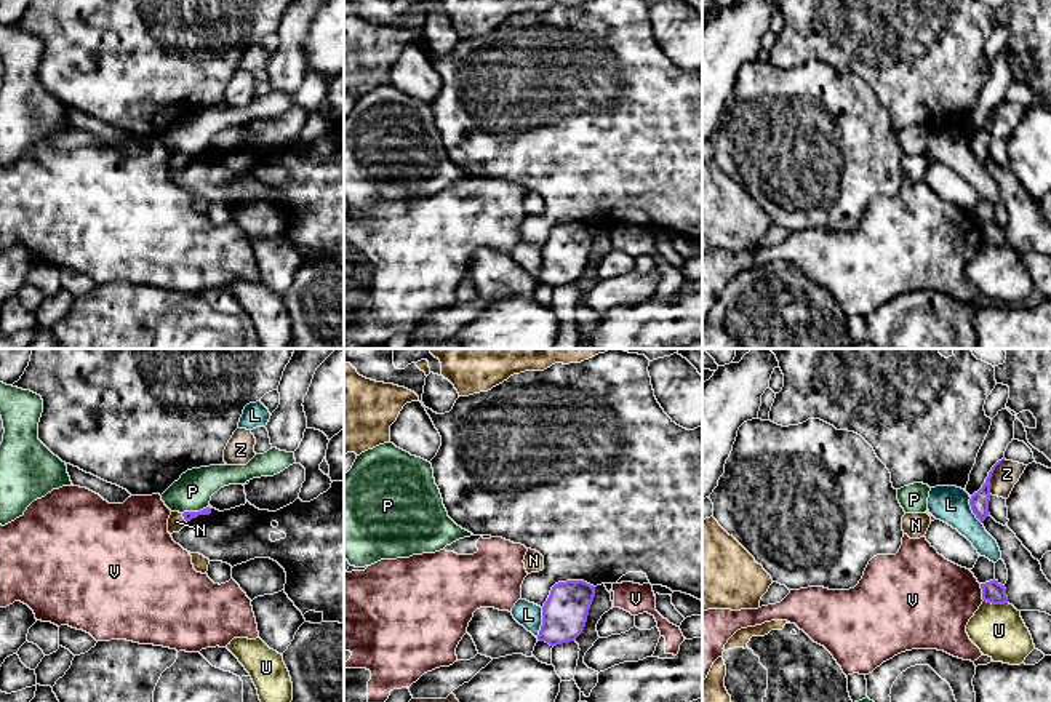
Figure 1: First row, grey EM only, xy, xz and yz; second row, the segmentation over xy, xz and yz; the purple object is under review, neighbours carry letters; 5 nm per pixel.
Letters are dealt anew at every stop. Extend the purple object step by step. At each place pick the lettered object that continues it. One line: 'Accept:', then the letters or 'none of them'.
Accept: N

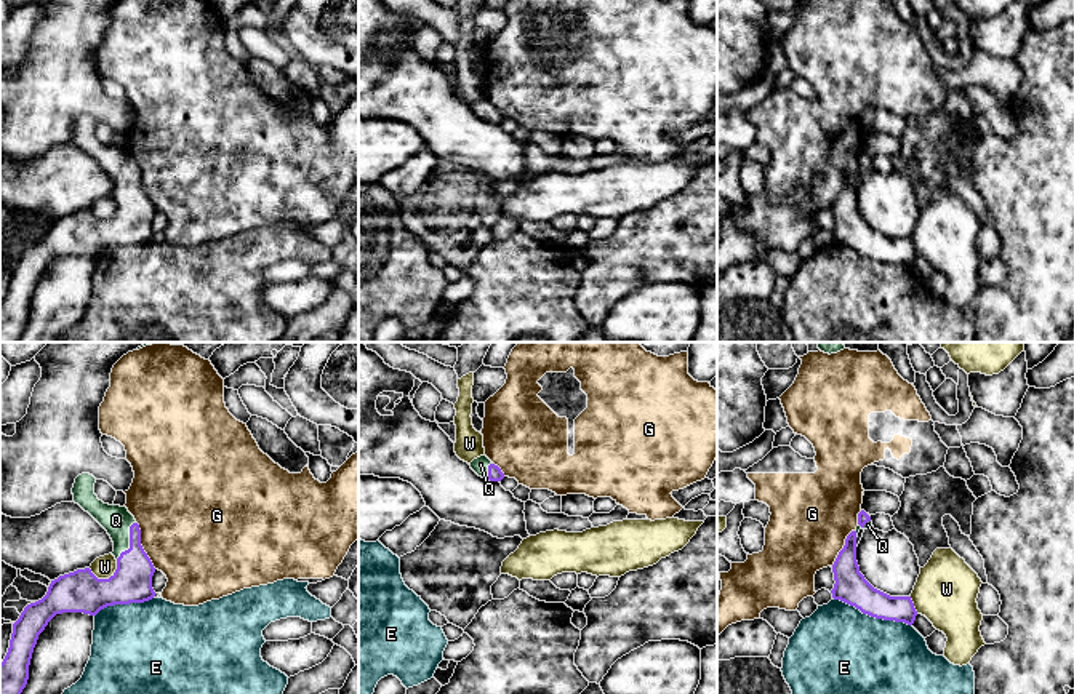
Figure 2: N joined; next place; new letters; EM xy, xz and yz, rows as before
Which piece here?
Accept: Q

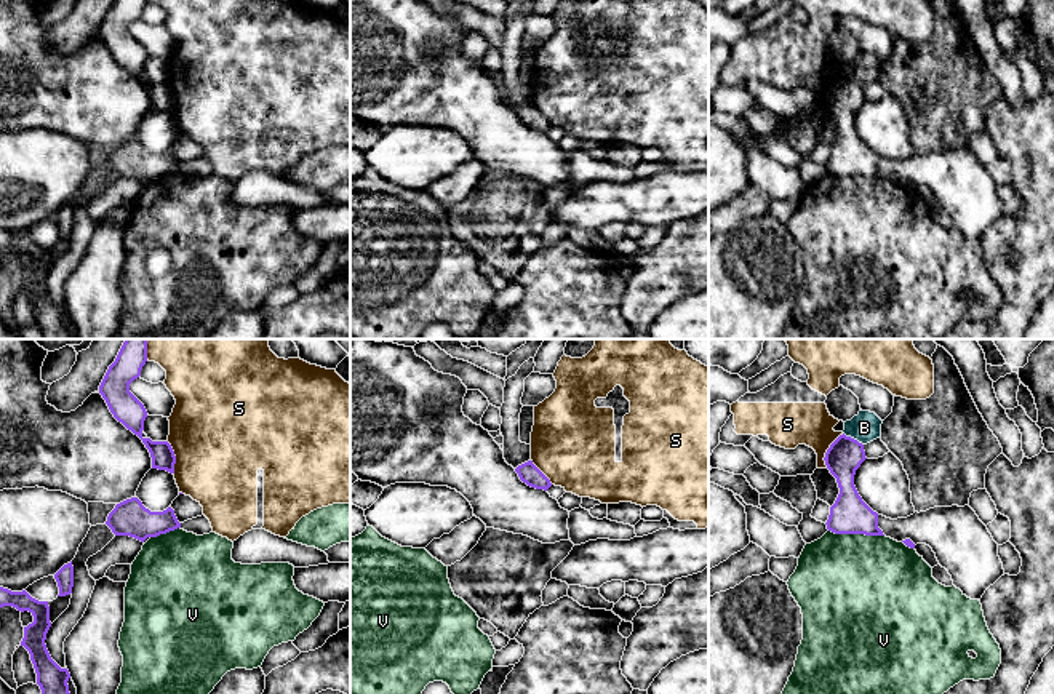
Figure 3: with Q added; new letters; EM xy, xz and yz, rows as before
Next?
Accept: none of them

